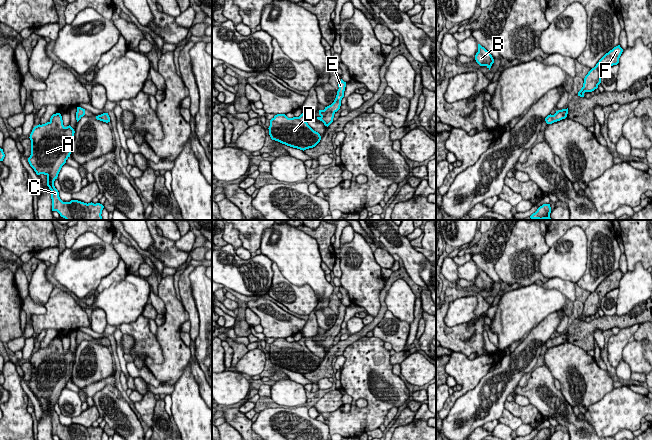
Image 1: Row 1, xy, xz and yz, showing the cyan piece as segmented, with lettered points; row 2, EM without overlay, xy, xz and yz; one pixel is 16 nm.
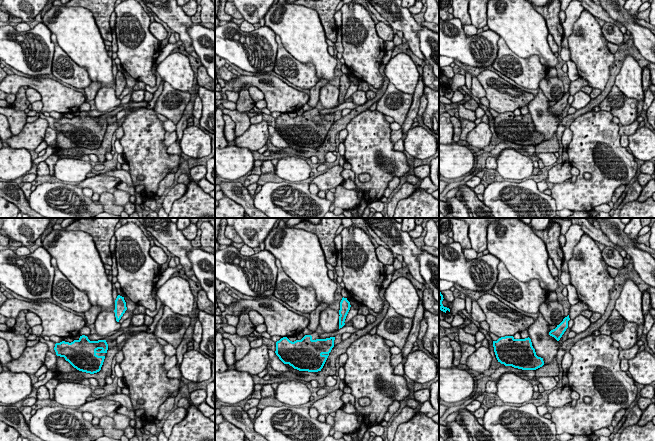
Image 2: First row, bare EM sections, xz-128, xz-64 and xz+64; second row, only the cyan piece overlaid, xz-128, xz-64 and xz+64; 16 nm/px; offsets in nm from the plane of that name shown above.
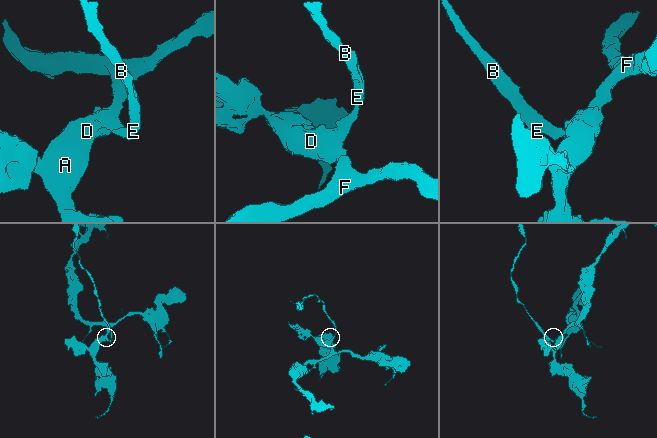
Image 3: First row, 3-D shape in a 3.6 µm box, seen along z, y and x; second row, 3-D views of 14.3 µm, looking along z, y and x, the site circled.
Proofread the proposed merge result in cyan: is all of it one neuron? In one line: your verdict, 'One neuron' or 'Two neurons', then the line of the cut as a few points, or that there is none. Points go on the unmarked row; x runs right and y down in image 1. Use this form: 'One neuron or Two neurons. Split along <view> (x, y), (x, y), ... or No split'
One neuron. No split

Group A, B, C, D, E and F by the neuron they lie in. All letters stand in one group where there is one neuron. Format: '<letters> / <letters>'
A B C D E F

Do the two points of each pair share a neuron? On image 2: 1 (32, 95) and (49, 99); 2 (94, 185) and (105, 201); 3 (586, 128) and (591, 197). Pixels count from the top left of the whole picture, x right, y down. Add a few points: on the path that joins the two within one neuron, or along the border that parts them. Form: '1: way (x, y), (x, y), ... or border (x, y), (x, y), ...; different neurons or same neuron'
1: border (28, 86), (32, 87), (40, 95), (41, 100); different neurons
2: border (107, 191), (100, 195); different neurons
3: way (589, 145), (592, 165), (595, 168), (595, 180); same neuron

